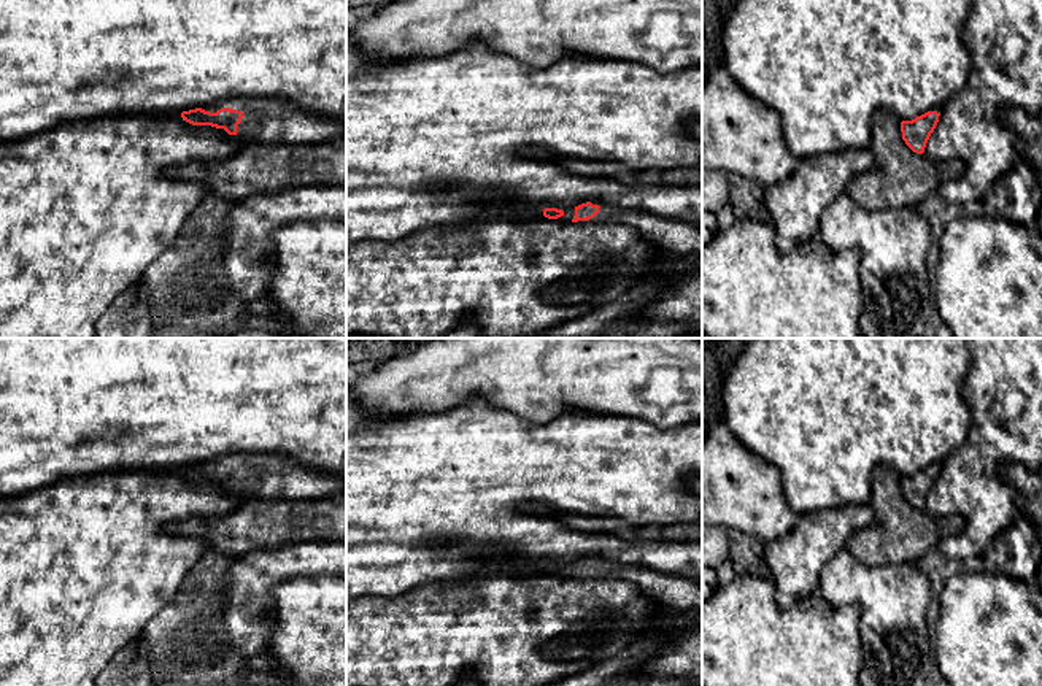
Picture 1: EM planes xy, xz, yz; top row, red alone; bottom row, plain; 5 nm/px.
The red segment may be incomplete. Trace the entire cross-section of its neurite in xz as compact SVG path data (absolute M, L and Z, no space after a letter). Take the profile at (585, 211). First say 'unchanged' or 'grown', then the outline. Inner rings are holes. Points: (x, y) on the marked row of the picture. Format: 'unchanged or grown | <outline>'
grown | M581 203L570 210L545 208L543 216L564 222L624 224L664 248L672 257L702 254L702 227L659 218L650 211Z

